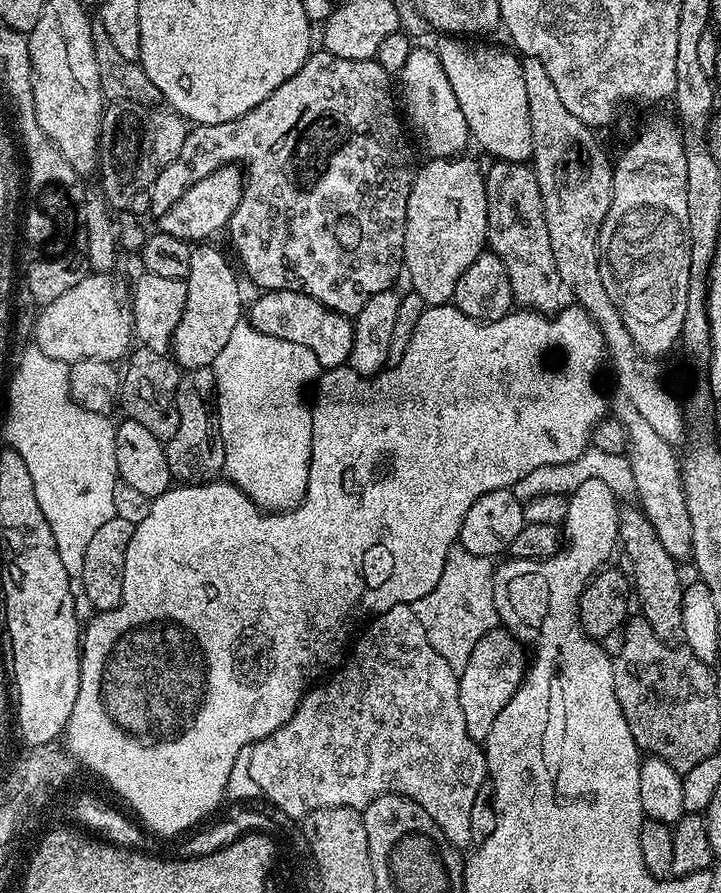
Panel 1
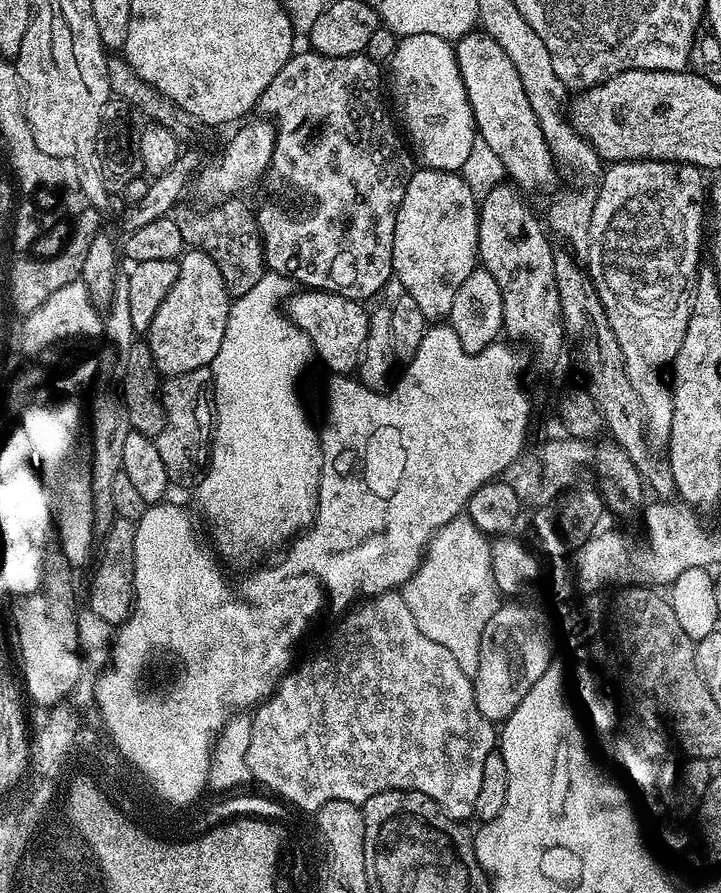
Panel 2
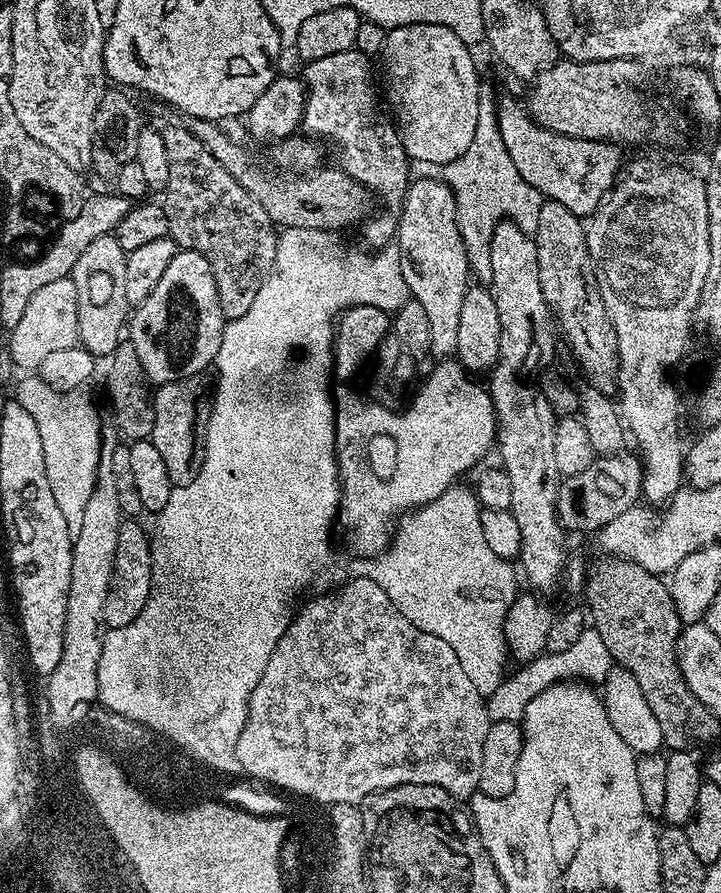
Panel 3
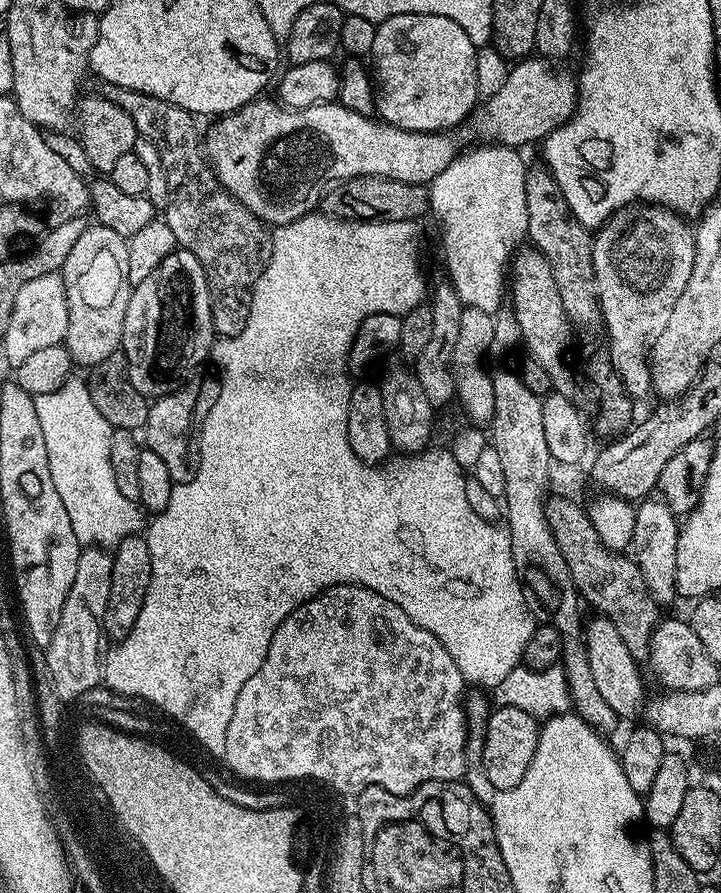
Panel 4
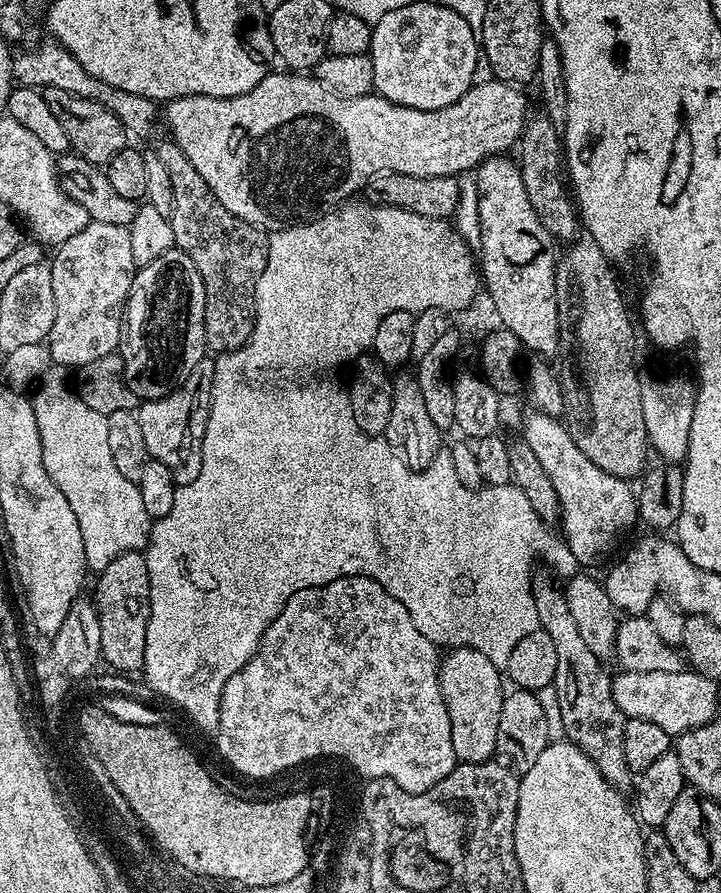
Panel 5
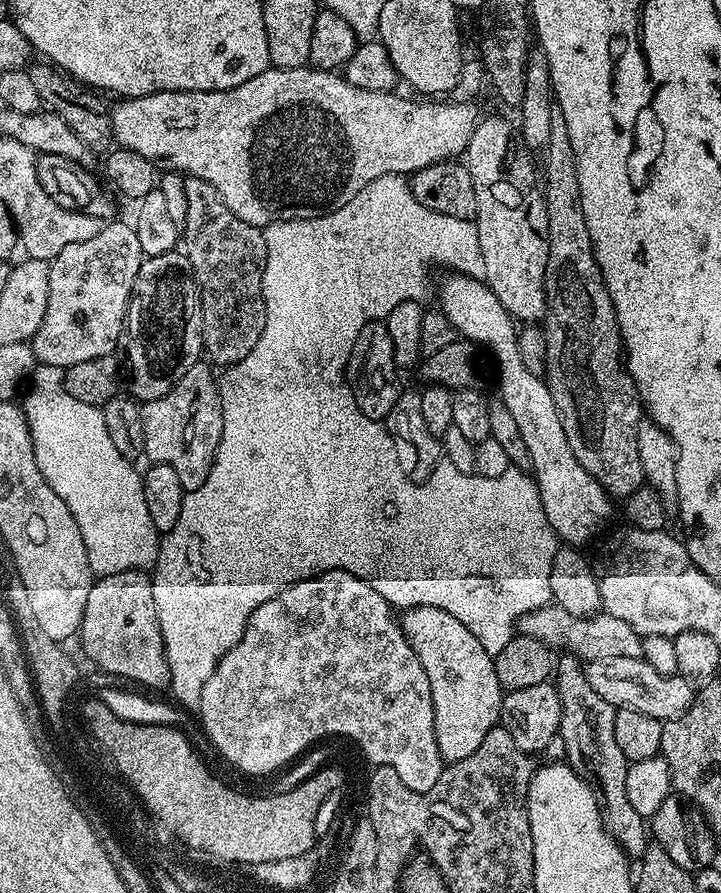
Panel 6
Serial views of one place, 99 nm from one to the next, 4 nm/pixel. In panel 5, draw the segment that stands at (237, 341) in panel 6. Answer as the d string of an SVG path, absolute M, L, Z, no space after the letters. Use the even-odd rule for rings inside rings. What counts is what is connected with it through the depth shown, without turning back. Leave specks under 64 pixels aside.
M171 138L163 139L154 145L154 151L158 162L162 162L162 166L166 166L166 170L170 173L170 186L174 194L174 210L170 219L176 247L181 252L190 254L190 262L198 266L198 274L202 274L202 286L206 290L204 342L209 353L233 352L248 341L256 325L256 287L258 278L262 278L262 270L266 270L269 233L263 228L255 228L250 222L230 214L230 210L226 210L226 206L222 206L222 202L214 198L214 190L206 186L202 174L194 170L190 158L182 154L180 147Z

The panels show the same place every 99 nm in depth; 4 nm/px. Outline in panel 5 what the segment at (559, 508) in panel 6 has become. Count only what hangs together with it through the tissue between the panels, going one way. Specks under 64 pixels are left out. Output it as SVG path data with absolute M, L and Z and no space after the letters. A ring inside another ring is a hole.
M539 410L524 420L522 438L534 450L538 462L546 469L550 483L558 494L560 503L559 527L564 527L562 539L567 544L573 561L580 564L596 564L616 544L623 532L628 532L638 520L636 492L627 480L598 470L570 438L567 427L557 417L548 416Z

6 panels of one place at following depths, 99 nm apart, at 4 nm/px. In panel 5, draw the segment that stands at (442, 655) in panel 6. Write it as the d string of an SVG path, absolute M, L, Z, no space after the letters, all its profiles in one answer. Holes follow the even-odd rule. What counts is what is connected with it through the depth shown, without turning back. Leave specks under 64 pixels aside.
M452 648L449 653L438 667L456 759L465 764L487 763L495 755L498 745L500 710L505 697L504 690L501 690L501 671L490 658L473 648Z

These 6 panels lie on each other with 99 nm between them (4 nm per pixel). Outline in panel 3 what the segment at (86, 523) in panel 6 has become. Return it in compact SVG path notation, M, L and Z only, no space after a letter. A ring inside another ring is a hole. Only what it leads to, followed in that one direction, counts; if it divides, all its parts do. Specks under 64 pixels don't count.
M28 374L24 381L17 383L14 388L15 403L21 404L30 418L38 424L38 434L42 434L42 450L46 458L46 478L50 478L50 490L54 490L54 502L58 502L58 510L62 510L62 518L66 518L66 526L73 538L78 535L82 527L82 516L85 513L86 502L95 488L96 471L99 466L100 430L102 418L96 413L96 408L80 396L79 391L59 392L40 379L39 375Z

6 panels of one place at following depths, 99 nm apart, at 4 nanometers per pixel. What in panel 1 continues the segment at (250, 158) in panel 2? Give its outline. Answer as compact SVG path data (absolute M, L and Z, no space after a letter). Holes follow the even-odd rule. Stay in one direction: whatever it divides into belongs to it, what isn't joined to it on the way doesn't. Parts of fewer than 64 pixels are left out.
M223 164L214 174L206 174L202 182L194 182L170 210L159 213L159 231L170 234L179 240L189 242L208 242L215 232L223 233L227 229L234 210L238 210L238 202L244 197L244 182L246 176L237 165Z

